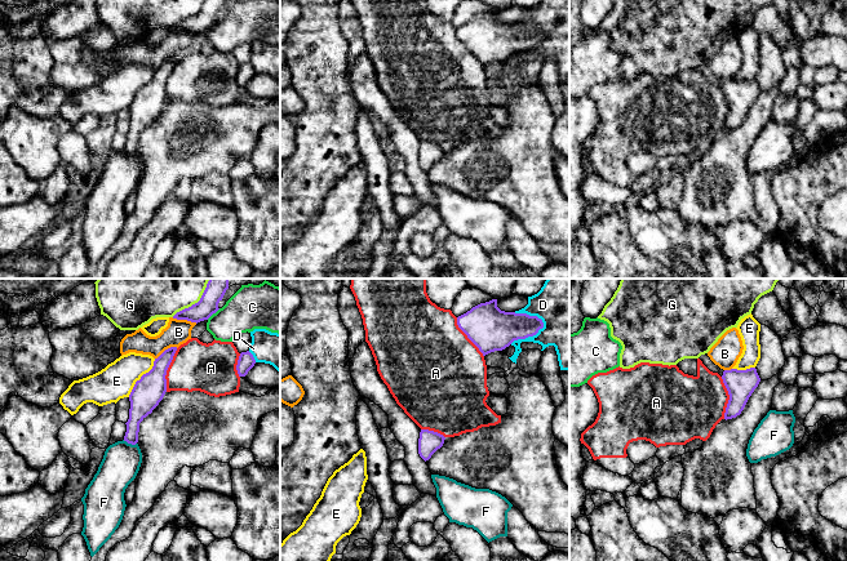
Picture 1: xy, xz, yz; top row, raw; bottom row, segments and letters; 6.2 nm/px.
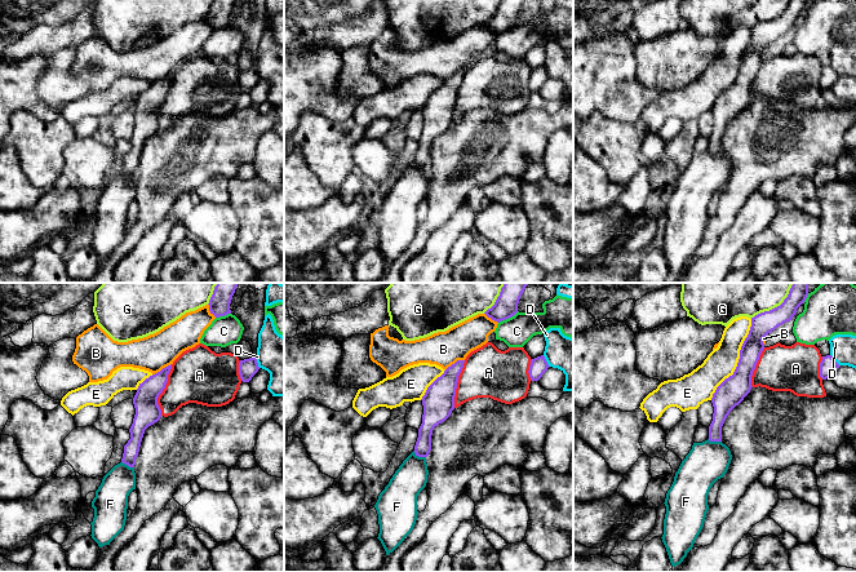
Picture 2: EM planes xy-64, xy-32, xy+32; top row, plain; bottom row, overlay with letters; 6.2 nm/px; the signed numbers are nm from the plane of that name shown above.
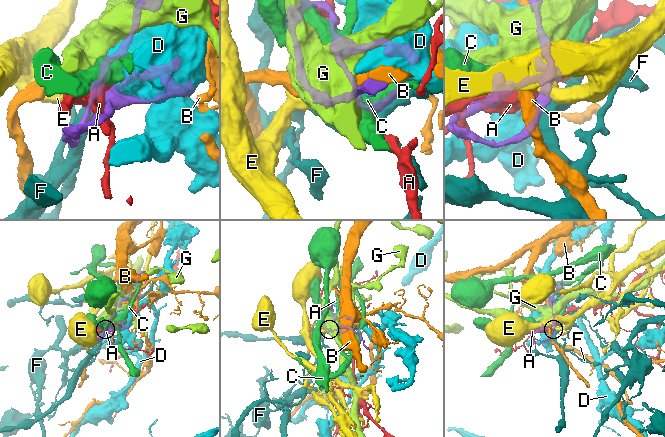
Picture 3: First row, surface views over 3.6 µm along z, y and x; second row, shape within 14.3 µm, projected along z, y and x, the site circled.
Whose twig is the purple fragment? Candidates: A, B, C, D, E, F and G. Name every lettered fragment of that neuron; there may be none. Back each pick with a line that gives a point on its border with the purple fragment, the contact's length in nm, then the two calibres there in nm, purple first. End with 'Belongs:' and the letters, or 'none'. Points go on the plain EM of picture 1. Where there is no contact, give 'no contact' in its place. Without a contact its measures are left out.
Belongs: none

